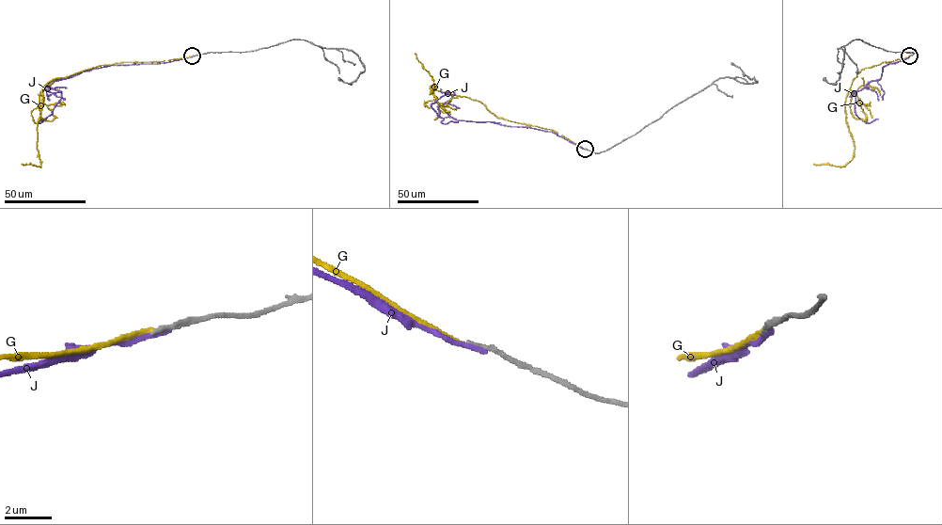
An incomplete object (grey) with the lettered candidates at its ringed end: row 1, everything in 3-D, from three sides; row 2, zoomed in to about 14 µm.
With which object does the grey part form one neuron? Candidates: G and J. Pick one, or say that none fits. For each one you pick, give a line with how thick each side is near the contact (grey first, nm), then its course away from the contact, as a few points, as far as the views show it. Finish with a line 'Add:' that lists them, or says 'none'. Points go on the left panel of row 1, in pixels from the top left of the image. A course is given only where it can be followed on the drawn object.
Add: none

